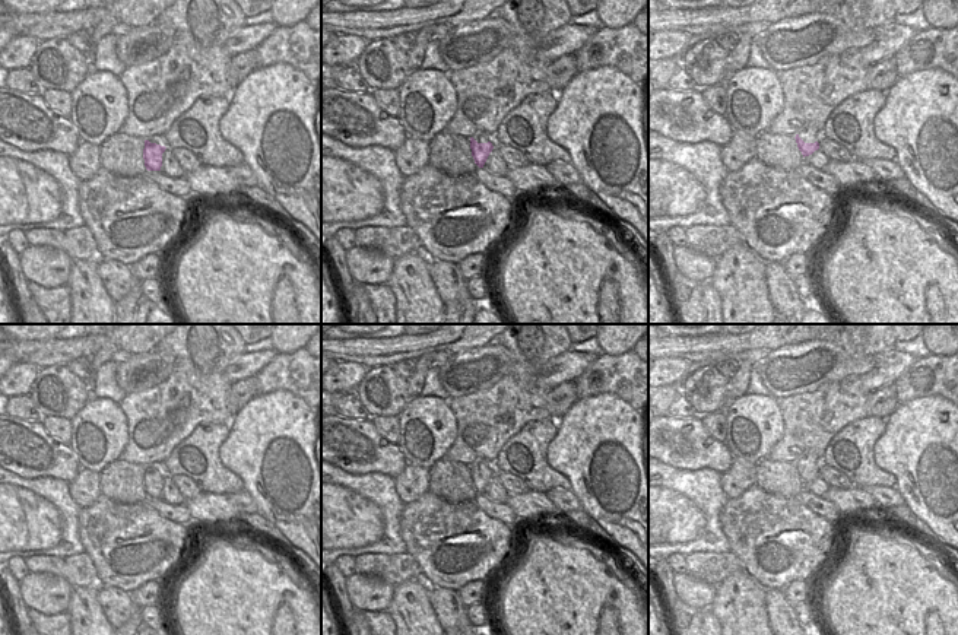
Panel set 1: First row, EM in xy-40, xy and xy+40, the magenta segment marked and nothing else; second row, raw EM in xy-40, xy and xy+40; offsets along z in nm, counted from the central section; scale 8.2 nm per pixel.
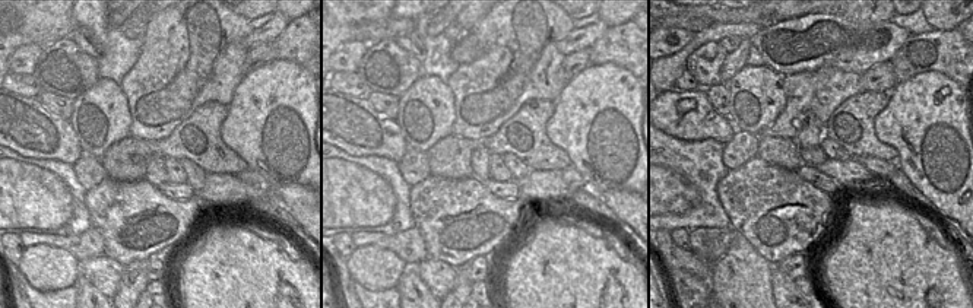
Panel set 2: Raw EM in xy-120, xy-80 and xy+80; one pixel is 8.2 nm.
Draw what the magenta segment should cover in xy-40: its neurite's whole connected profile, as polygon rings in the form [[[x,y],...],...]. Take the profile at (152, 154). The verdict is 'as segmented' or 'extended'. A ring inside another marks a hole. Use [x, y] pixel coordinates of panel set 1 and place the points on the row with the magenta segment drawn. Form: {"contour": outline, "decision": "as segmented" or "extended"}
{"contour": [[[152,136],[145,140],[143,159],[147,171],[161,171],[162,153],[165,152],[162,136]]], "decision": "extended"}

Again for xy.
{"contour": [[[476,133],[470,137],[472,156],[479,168],[483,168],[489,153],[497,145],[494,133]]], "decision": "extended"}

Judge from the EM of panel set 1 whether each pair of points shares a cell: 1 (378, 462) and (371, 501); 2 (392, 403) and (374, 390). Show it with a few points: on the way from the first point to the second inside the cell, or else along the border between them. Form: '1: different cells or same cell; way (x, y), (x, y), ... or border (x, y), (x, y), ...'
1: different cells; border (342, 469), (349, 473), (386, 473), (393, 479)
2: same cell; way (387, 399), (378, 390)

